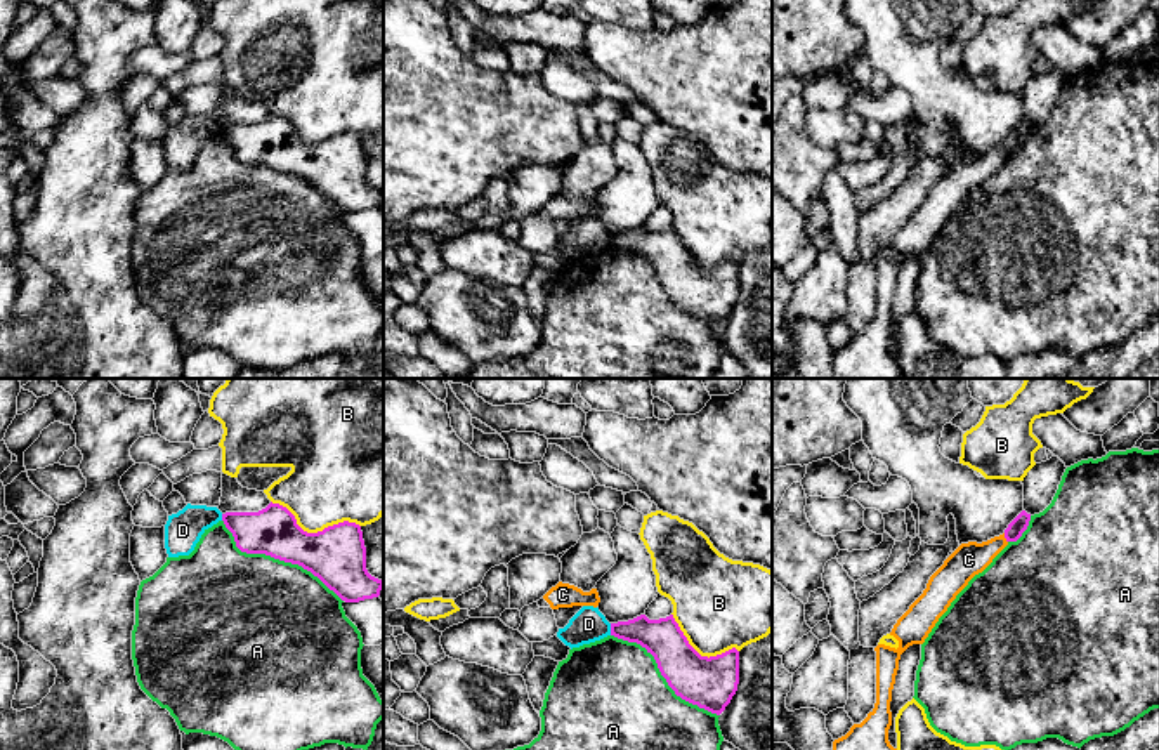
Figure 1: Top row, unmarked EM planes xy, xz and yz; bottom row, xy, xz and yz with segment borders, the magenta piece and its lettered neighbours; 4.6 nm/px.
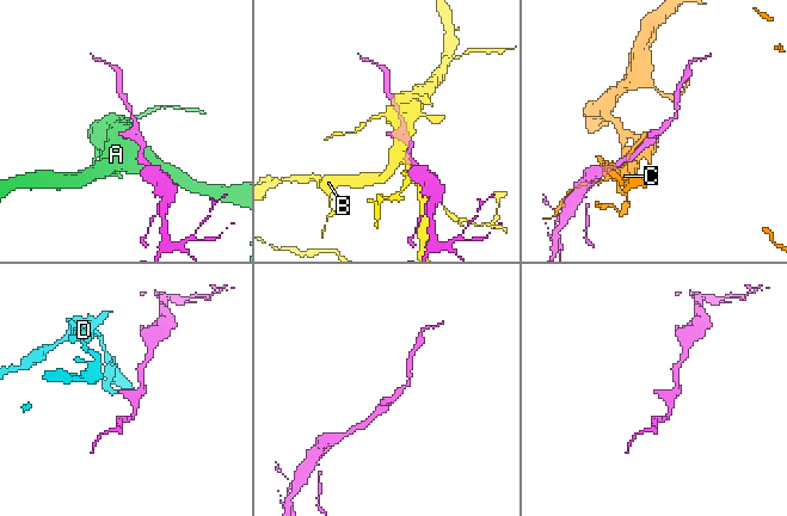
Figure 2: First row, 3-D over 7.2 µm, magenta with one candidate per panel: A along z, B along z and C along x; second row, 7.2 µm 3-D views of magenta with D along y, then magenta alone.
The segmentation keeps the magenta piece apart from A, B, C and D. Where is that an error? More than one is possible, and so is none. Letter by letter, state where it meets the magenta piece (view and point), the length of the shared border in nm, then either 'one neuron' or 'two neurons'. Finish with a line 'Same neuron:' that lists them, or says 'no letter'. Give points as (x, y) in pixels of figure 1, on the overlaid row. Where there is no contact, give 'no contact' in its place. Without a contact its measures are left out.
A: xy (276, 558) | 700 nm | two neurons
B: xy (314, 533) | 440 nm | two neurons
C: yz (1005, 537) | 50 nm | two neurons
D: xz (611, 629) | 60 nm | two neurons
Same neuron: no letter

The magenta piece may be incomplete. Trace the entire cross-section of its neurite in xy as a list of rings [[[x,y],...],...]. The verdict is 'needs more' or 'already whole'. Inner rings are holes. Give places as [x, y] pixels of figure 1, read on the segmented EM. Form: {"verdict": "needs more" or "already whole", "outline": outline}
{"verdict": "already whole", "outline": [[[272,502],[259,512],[226,512],[222,521],[241,552],[298,564],[345,602],[378,597],[383,589],[366,569],[366,547],[356,523],[307,533],[286,507]]]}

